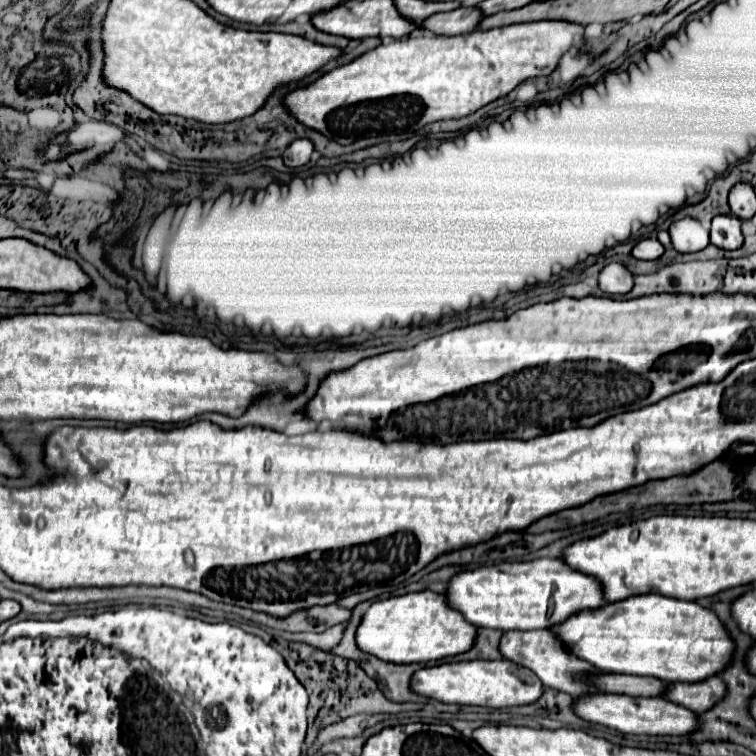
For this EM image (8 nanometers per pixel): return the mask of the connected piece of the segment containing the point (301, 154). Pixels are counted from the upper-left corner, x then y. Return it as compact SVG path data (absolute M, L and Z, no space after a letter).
M296 139L286 151L284 151L284 163L288 167L302 167L310 161L310 155L314 153L314 143L310 139Z

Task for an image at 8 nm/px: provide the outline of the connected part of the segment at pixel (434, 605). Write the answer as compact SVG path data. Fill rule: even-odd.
M434 591L406 593L374 601L362 615L356 629L356 645L382 661L392 663L428 663L464 653L472 647L476 627L468 625L460 613L444 609L444 595Z

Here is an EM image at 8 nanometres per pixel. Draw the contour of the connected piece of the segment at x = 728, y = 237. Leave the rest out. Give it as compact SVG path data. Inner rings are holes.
M718 215L712 219L710 241L720 249L740 249L744 243L742 221L734 215Z

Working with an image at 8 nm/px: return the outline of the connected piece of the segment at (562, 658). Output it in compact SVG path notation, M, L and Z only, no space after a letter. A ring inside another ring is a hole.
M538 629L538 631L508 631L508 633L502 633L500 653L502 653L504 659L510 659L510 661L520 663L520 665L528 667L530 671L534 671L546 687L560 689L560 691L564 691L572 697L580 697L584 693L596 693L596 689L592 689L590 685L580 681L582 675L594 673L596 669L586 665L586 661L580 661L578 657L572 657L568 653L568 649L564 649L560 645L560 641L556 643L556 637L548 629L544 629L544 631Z

